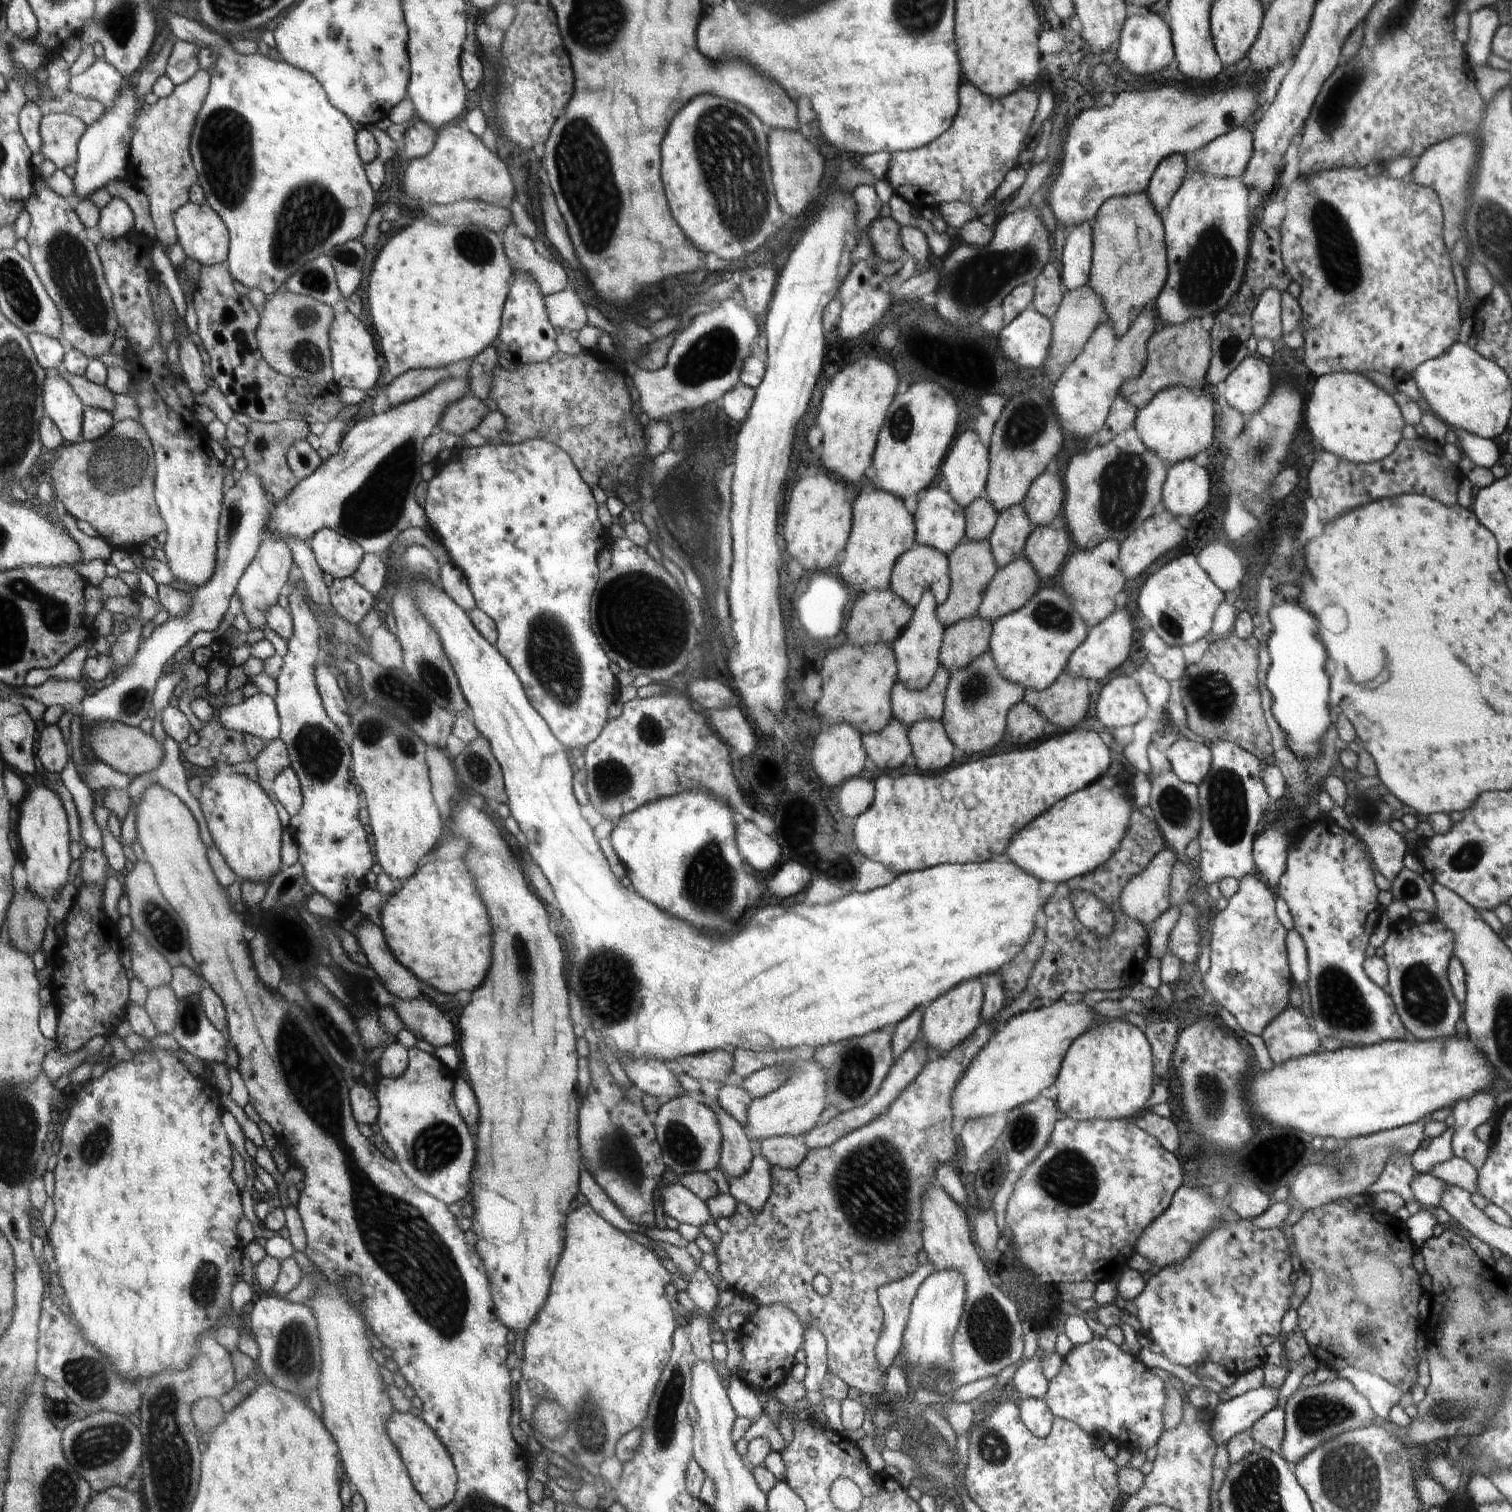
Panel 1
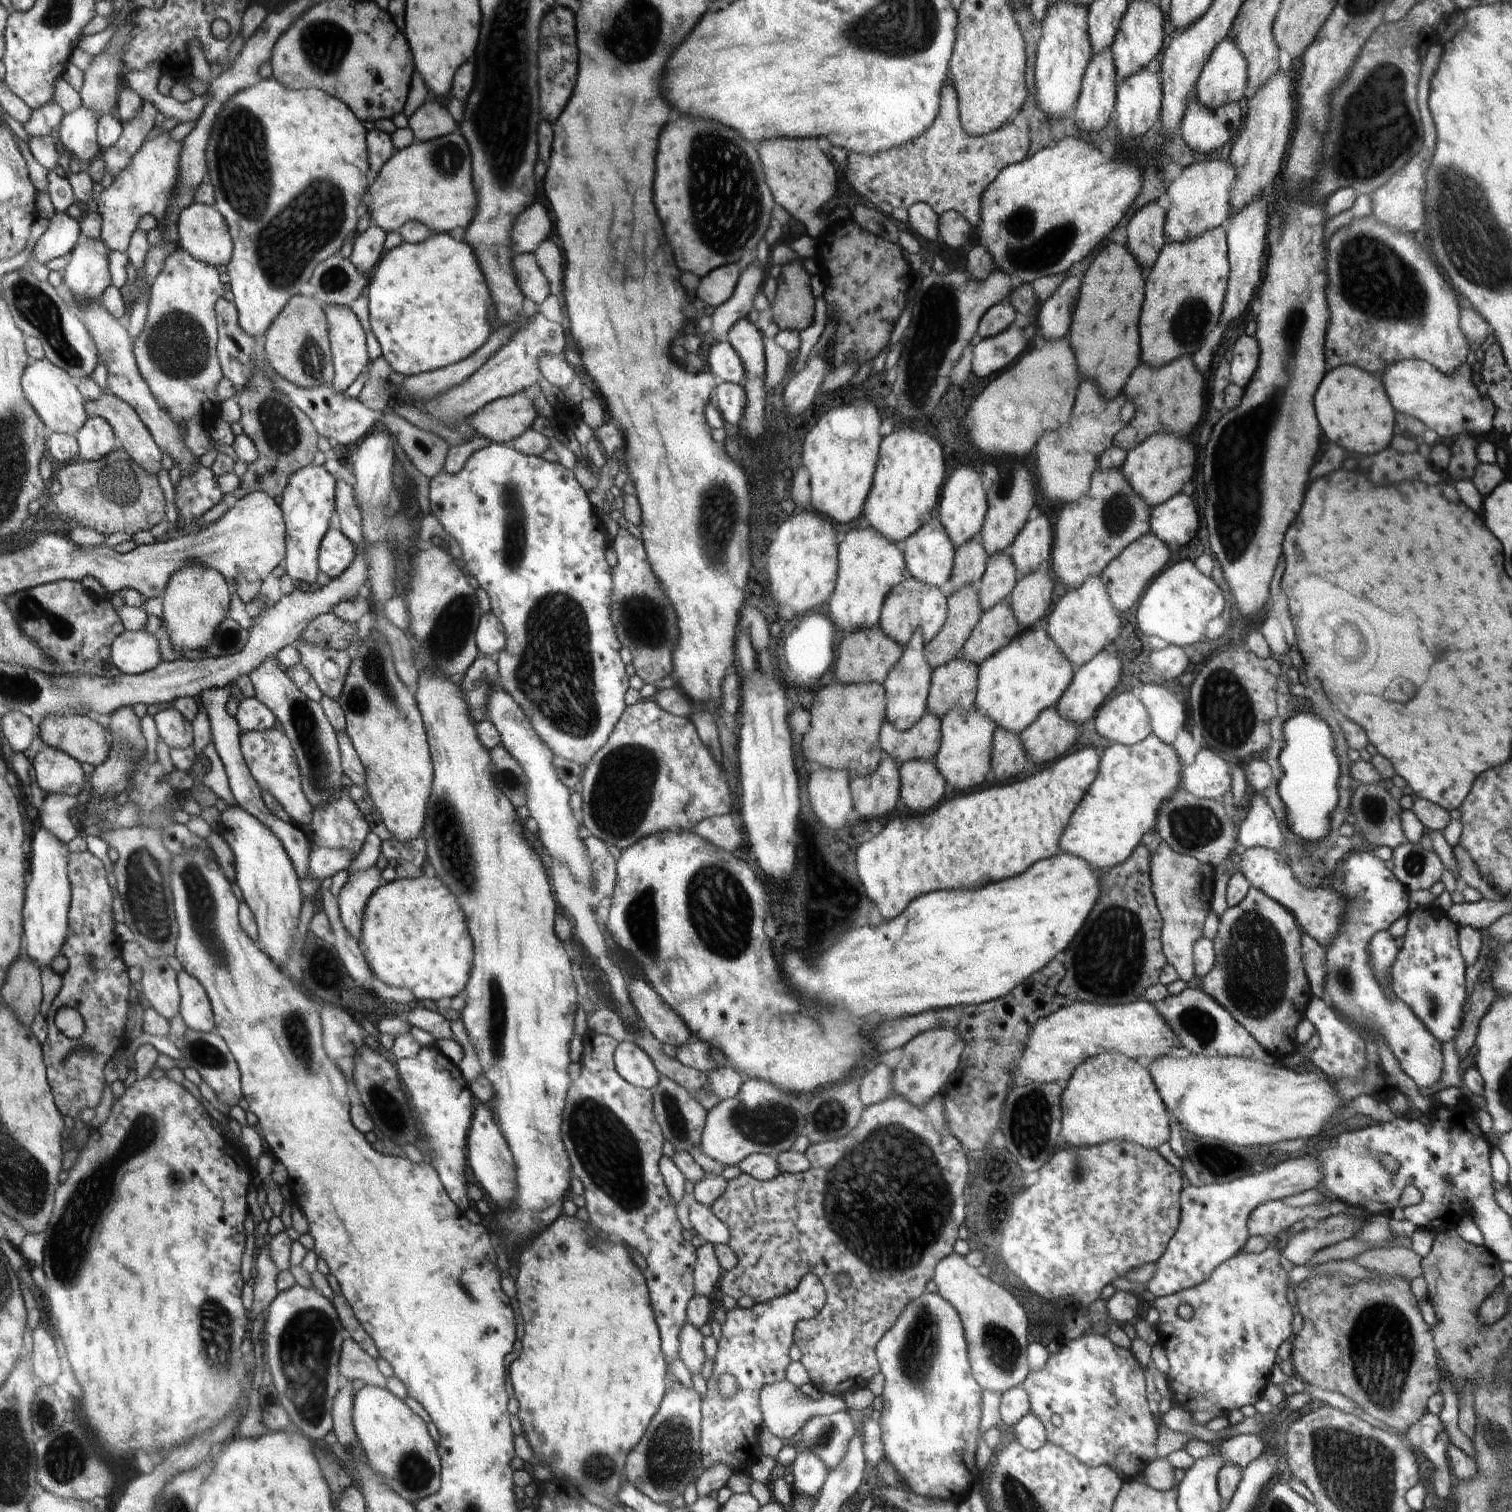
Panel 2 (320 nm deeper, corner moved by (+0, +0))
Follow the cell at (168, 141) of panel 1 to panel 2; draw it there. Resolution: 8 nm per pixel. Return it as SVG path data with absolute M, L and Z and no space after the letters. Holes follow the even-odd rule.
M170 132L154 140L144 141L124 172L112 181L109 188L94 196L98 205L97 212L102 219L100 240L110 251L127 252L132 233L144 215L155 216L157 227L161 230L177 177L181 148L182 142L171 140Z

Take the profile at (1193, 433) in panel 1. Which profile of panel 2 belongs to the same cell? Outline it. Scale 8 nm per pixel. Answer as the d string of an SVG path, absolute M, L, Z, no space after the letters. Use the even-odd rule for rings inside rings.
M1156 433L1126 453L1125 461L1119 471L1151 510L1155 506L1166 504L1172 497L1184 492L1184 484L1194 474L1195 462L1196 447L1188 442L1186 437Z

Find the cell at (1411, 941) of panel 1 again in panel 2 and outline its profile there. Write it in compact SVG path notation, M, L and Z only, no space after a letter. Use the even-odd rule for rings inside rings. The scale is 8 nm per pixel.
M1426 906L1408 912L1407 931L1404 944L1397 952L1396 960L1391 966L1390 988L1398 999L1405 1002L1411 1011L1422 1021L1422 1024L1442 1044L1457 1037L1464 1016L1466 1002L1466 978L1464 977L1465 962L1459 949L1459 925L1455 923L1448 912L1439 907Z

